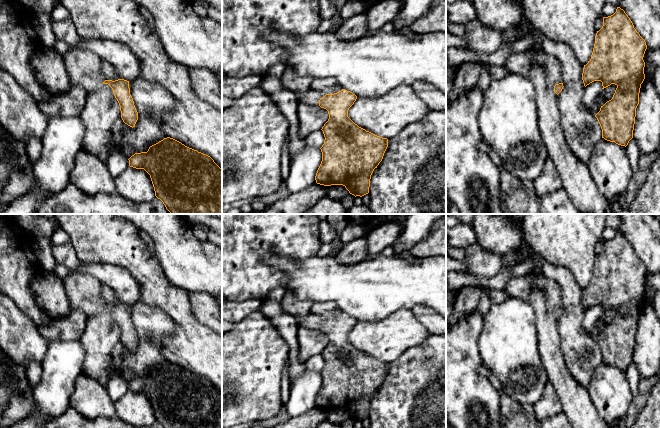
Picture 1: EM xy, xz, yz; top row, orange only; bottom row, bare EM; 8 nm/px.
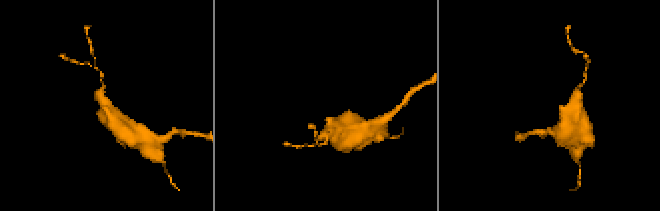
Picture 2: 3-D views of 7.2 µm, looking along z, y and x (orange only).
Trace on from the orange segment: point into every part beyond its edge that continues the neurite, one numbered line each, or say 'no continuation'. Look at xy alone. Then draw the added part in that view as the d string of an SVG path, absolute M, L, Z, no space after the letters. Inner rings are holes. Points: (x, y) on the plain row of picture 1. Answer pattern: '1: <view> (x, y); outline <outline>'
1: xy (83, 290); outline M72 271L63 278L63 284L72 309L84 312L87 318L100 312L105 305L102 285L92 275Z

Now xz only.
1: xz (312, 321); outline M310 313L308 316L300 319L298 325L307 329L318 330L319 324L325 319L325 317Z

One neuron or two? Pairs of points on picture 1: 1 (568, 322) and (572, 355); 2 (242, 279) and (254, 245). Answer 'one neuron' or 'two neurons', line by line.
1: one neuron
2: one neuron

